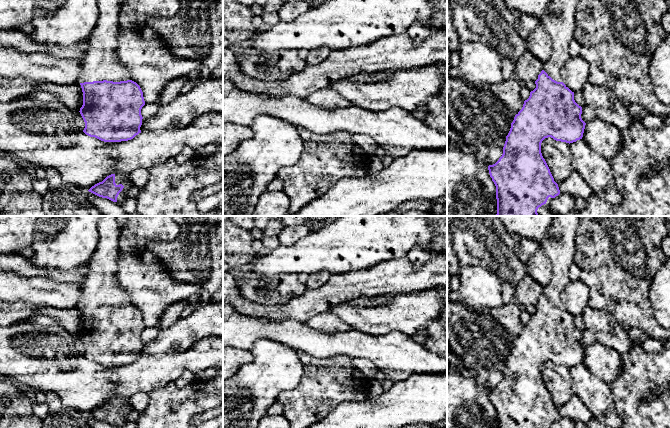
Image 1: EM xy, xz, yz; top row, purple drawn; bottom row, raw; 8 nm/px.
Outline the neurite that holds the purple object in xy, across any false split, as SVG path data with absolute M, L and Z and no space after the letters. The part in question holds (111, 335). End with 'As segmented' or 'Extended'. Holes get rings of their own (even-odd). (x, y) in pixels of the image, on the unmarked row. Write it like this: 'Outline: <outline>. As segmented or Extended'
Outline: M100 216L98 244L90 258L90 269L82 283L80 309L83 329L80 338L85 346L83 356L104 366L121 366L141 357L141 333L145 329L140 310L131 304L130 297L120 287L117 279L120 236L122 227L115 216Z. Extended

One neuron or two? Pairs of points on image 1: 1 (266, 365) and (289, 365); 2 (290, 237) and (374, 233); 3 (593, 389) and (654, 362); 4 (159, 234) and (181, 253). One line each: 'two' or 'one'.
1: one
2: two
3: two
4: two

